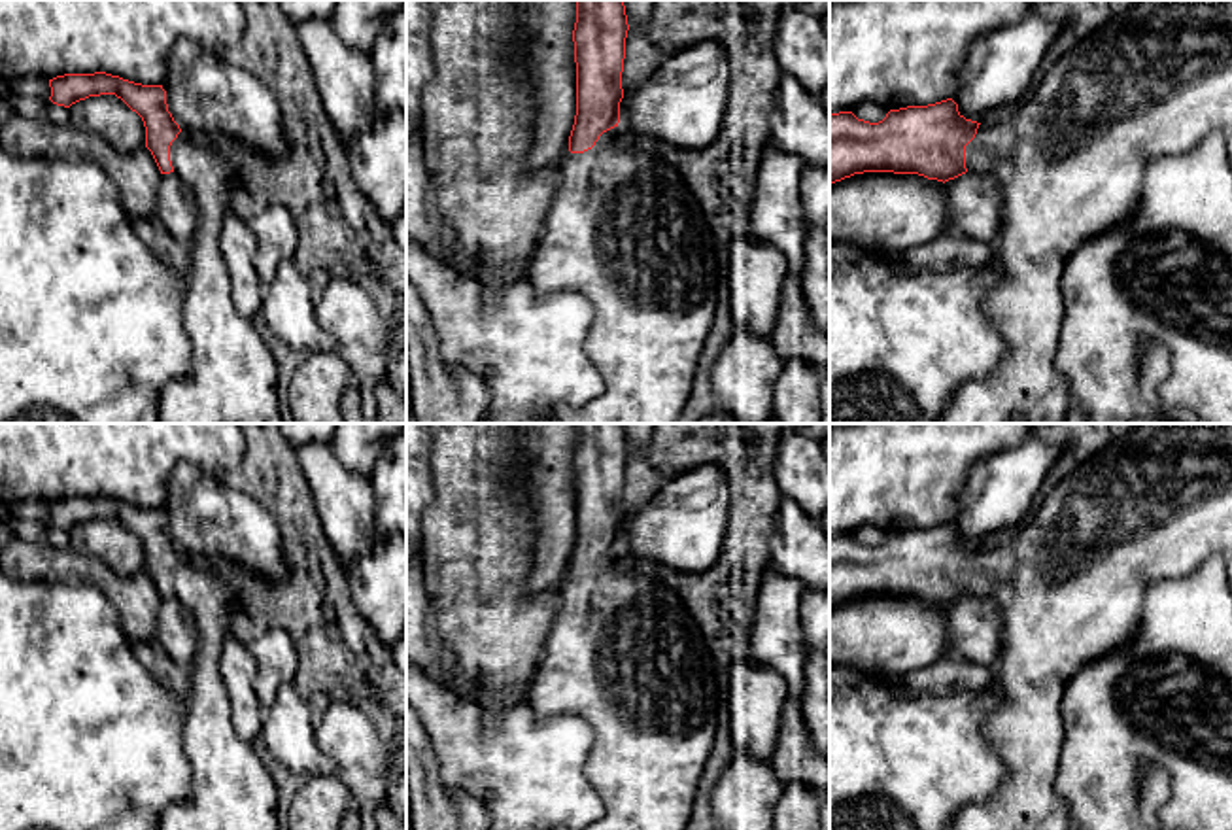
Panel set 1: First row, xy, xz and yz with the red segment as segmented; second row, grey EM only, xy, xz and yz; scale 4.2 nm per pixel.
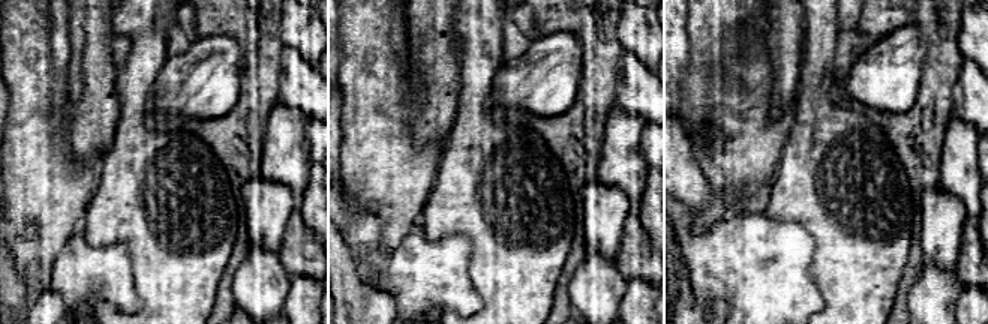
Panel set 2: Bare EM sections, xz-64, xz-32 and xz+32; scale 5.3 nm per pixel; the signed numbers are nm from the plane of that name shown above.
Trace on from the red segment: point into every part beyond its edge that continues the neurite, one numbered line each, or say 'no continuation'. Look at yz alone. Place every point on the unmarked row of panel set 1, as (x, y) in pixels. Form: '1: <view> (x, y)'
1: yz (1153, 505)

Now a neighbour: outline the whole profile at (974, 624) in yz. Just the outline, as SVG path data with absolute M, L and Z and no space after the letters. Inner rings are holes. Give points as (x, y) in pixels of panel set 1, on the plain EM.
M966 596L945 605L947 654L992 666L1001 648L1001 613L994 599Z

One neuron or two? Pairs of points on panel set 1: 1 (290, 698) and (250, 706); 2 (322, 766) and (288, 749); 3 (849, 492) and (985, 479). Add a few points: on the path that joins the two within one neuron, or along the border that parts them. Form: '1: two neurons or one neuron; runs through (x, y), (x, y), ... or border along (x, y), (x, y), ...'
1: two neurons; border along (263, 709), (263, 728), (257, 738)
2: one neuron; runs through (314, 760), (305, 759), (295, 749)
3: two neurons; border along (998, 450), (972, 467), (951, 520)

